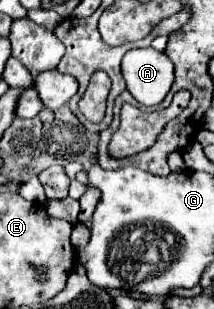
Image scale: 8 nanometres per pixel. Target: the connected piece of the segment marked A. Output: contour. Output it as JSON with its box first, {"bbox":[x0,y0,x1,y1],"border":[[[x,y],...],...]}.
{"bbox":[122,48,174,106],"border":[[[134,48],[122,58],[122,76],[128,92],[144,106],[154,106],[164,100],[174,78],[172,62],[164,52],[154,48]]]}

